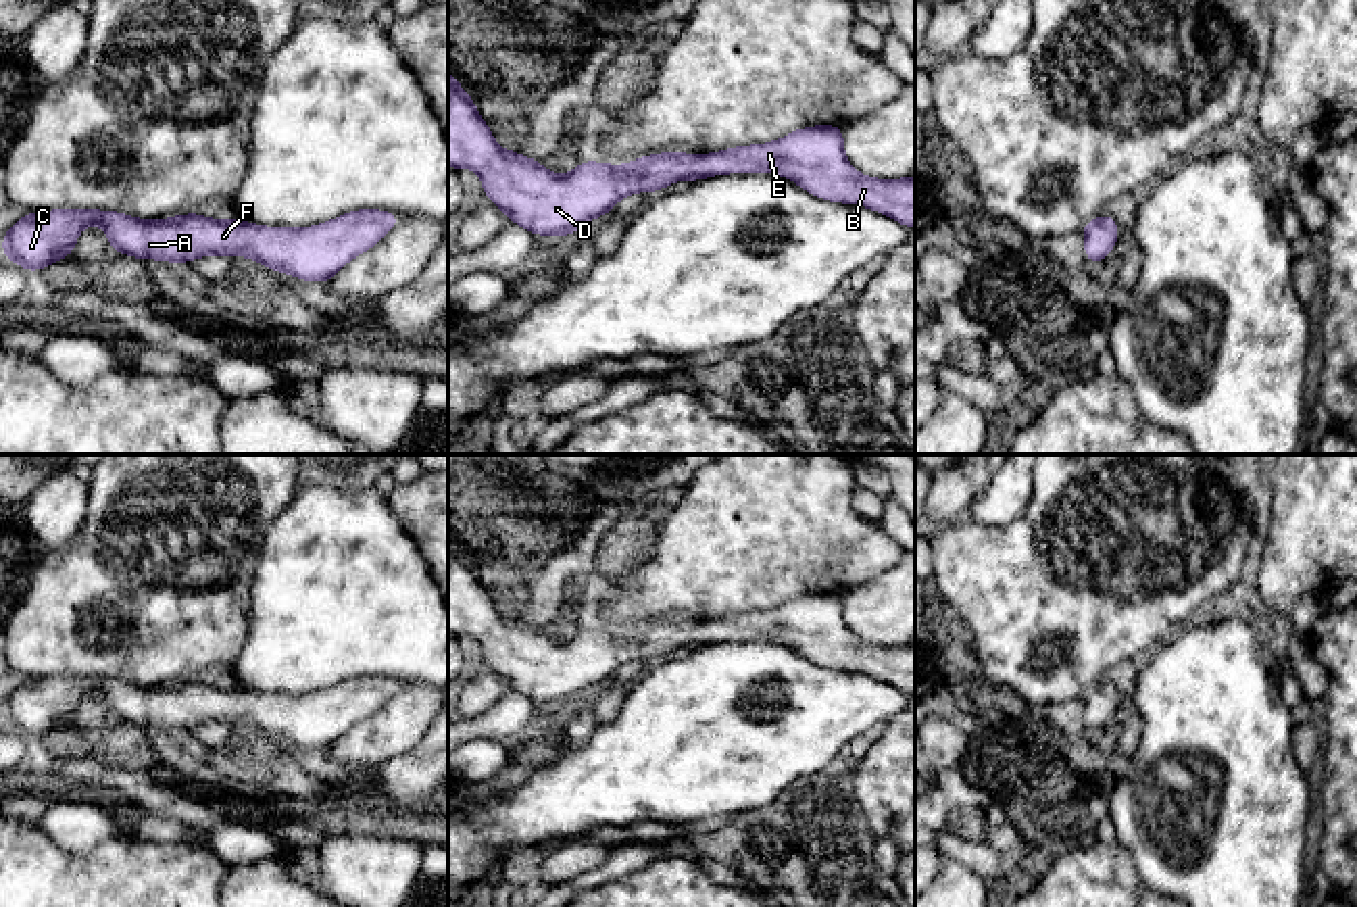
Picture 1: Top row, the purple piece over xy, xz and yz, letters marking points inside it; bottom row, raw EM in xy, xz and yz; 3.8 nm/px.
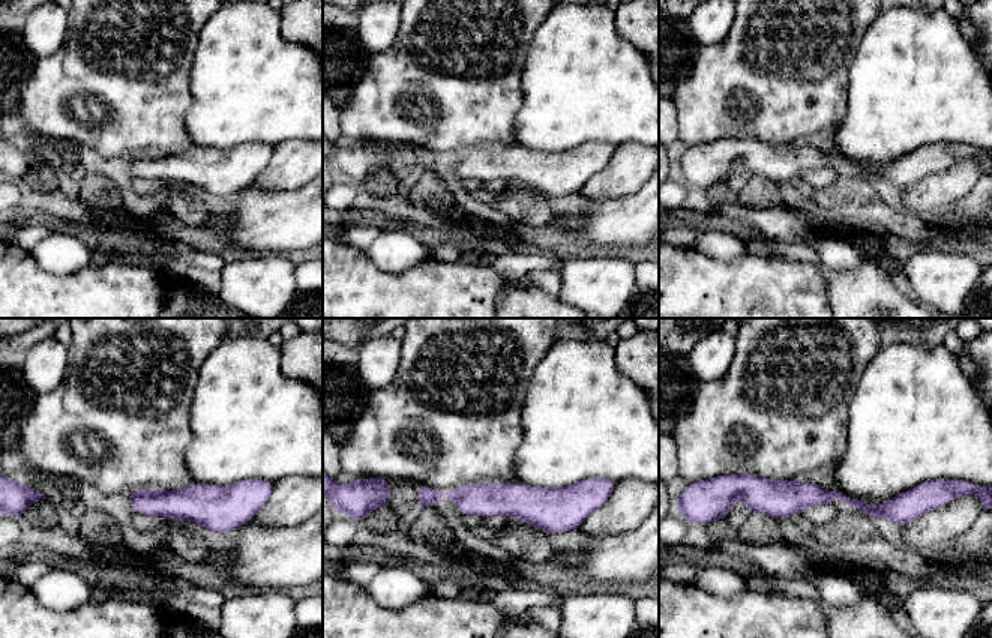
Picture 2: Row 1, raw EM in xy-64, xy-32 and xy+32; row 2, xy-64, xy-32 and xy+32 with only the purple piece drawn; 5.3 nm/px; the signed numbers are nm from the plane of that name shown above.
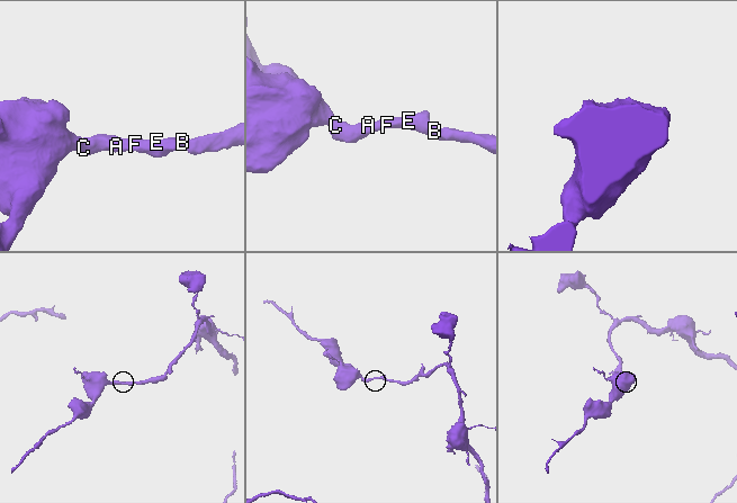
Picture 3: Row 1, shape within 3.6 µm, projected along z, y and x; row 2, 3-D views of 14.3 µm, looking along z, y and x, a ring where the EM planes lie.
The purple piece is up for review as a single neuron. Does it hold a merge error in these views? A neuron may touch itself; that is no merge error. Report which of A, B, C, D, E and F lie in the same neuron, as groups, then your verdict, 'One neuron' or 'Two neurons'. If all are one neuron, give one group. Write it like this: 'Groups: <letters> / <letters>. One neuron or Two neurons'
Groups: A B C D E F. One neuron

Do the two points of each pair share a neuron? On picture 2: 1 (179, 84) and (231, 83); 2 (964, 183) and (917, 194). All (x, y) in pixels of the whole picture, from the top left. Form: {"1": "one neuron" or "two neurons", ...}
{"1": "two neurons", "2": "one neuron"}

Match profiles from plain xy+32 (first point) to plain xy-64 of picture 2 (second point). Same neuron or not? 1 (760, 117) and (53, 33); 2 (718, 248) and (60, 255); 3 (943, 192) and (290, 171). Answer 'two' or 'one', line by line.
1: two
2: one
3: one

